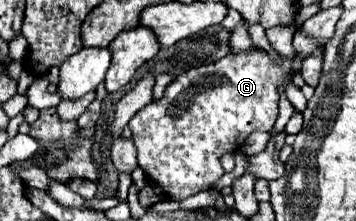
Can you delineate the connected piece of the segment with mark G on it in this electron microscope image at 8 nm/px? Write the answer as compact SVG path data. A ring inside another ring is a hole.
M249 50L241 54L227 54L217 62L191 68L177 76L165 90L161 100L147 104L139 110L129 126L133 130L133 140L137 146L139 166L145 170L147 178L163 188L167 198L183 200L201 190L207 190L215 180L223 176L221 156L225 152L235 152L241 148L251 132L271 132L277 120L279 86L287 84L287 74L291 74L291 60L281 58L281 64L273 64L265 50Z

